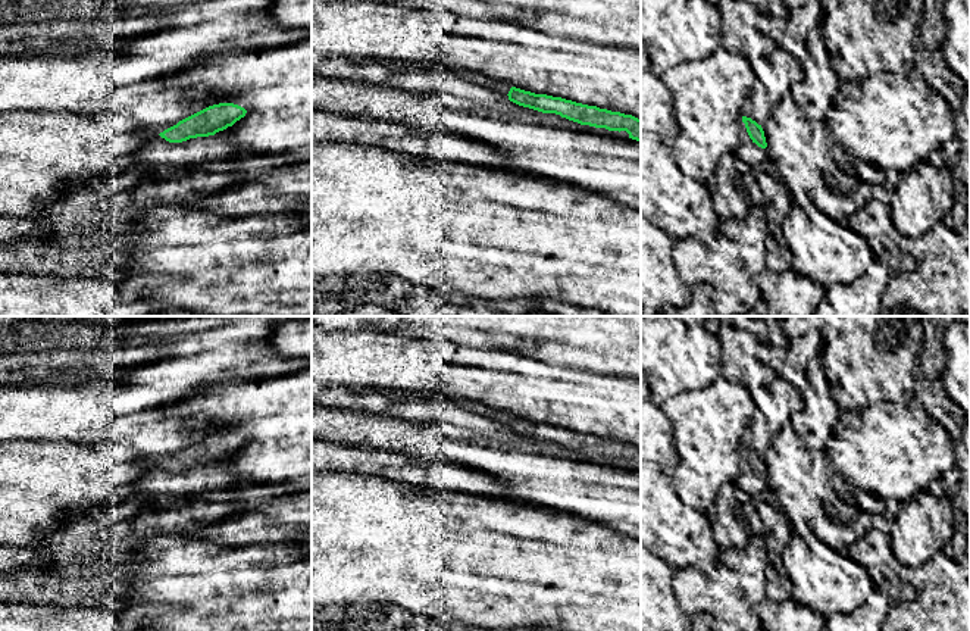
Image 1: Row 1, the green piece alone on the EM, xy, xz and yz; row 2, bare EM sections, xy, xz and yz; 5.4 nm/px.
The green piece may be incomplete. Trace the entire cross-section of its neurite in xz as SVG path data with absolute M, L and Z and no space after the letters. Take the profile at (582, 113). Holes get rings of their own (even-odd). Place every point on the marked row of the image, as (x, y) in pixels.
M466 71L456 72L460 78L466 81L507 94L509 100L519 106L529 107L542 113L556 113L581 125L606 128L608 131L619 132L626 131L629 134L629 138L641 143L641 119L632 115L611 112L561 97L535 94L516 87L510 87L506 82L489 79L488 76L481 74L472 74Z

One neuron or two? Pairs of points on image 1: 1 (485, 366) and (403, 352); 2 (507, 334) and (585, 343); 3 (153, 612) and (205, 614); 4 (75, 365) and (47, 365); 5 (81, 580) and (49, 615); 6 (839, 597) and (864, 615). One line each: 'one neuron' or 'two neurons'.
1: one neuron
2: one neuron
3: two neurons
4: one neuron
5: two neurons
6: two neurons

